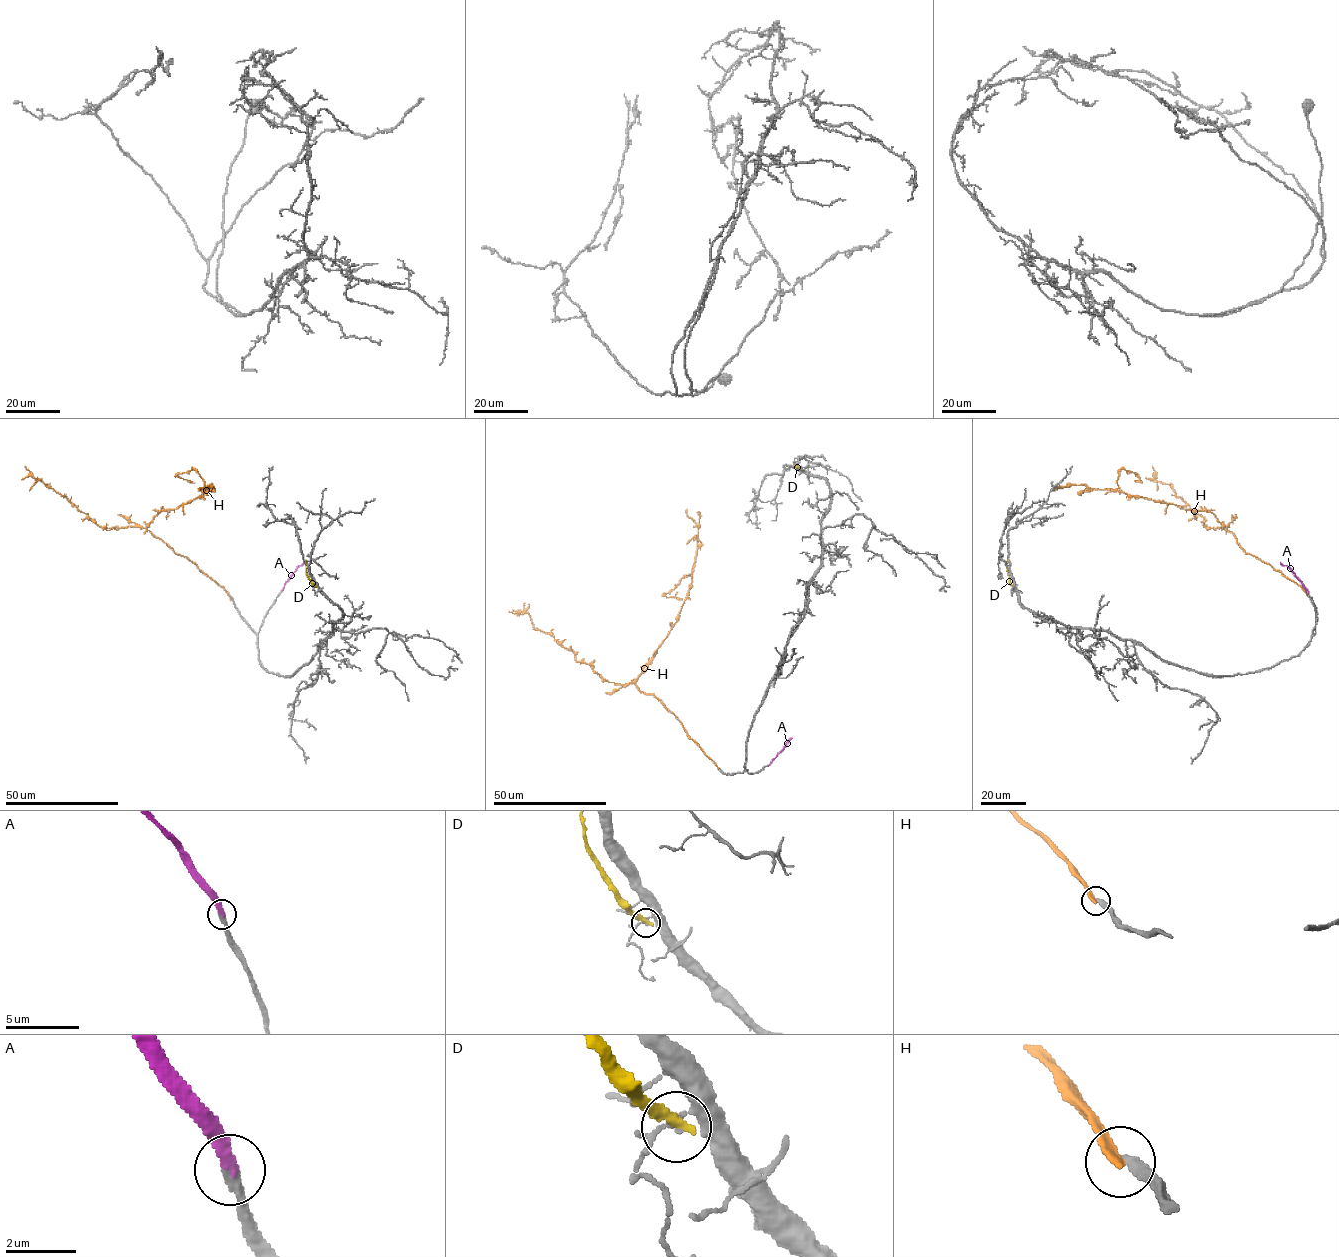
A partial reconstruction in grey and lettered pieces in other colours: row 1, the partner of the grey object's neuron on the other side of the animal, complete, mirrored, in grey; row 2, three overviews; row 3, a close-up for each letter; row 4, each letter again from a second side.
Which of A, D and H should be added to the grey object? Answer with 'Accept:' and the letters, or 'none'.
Accept: A

